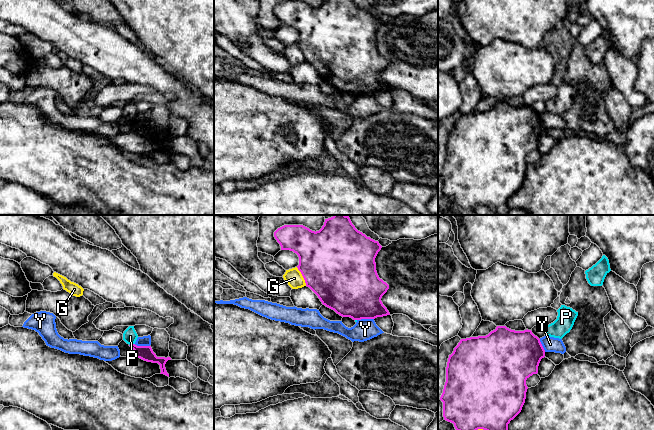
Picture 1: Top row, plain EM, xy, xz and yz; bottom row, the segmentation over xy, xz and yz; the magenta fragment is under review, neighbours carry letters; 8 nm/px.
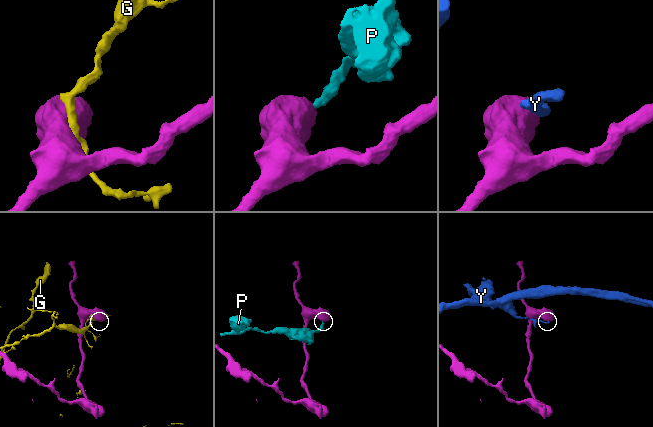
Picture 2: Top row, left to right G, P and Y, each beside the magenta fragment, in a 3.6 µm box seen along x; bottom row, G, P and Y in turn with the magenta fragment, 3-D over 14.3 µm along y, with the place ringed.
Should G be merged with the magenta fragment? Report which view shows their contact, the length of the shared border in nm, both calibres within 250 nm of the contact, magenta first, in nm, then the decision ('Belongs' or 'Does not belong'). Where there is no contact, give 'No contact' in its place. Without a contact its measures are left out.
Touches magenta in xz. Shared border 170 nm. Thickness 500 nm (magenta) against 140 nm. Does not belong

